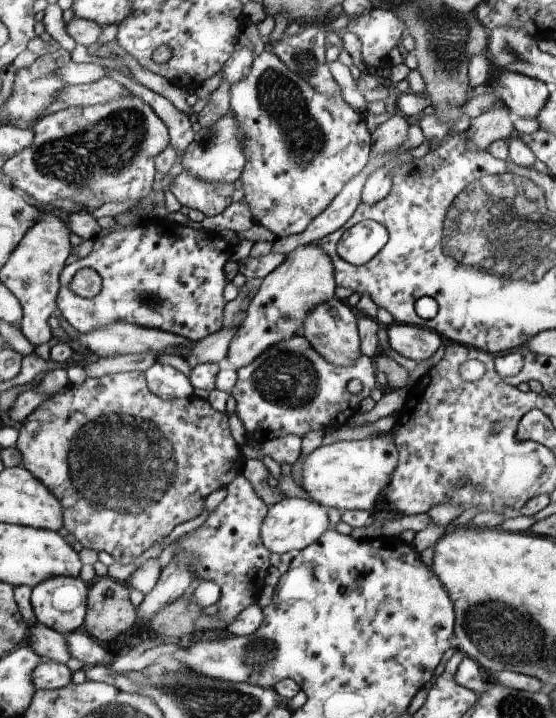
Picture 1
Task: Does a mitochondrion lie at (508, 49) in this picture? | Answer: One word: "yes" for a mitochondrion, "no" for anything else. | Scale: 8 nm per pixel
yes

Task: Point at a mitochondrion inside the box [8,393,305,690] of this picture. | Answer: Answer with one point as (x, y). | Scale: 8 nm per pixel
(125, 470)

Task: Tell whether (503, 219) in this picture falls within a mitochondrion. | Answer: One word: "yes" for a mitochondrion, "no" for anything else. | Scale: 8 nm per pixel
yes

